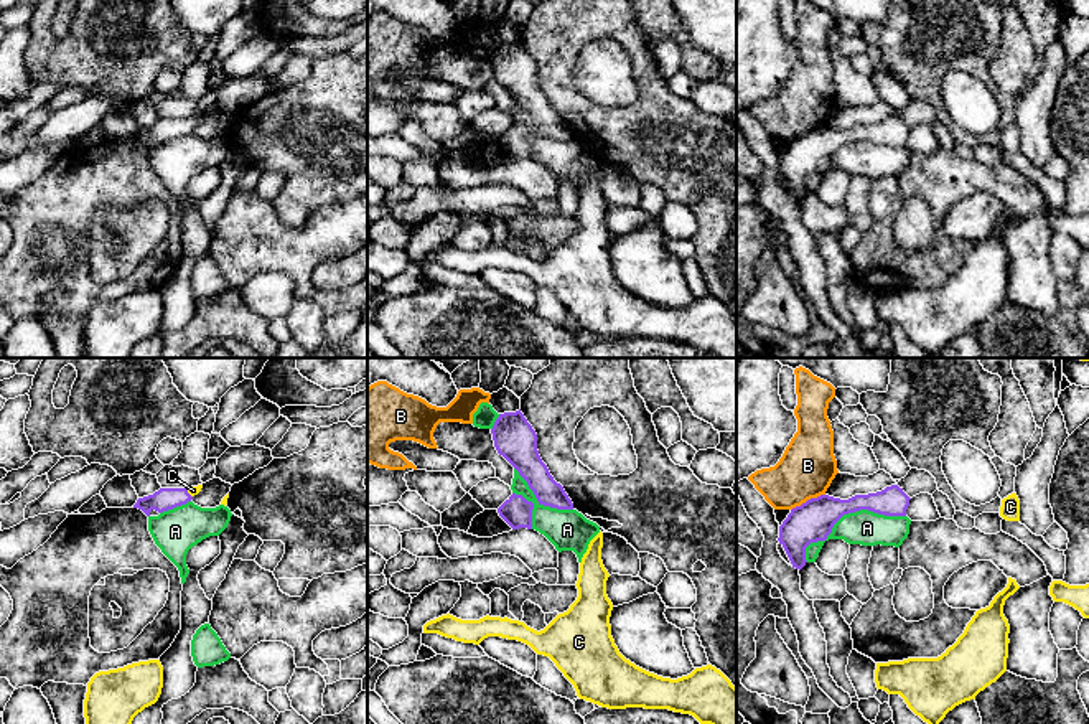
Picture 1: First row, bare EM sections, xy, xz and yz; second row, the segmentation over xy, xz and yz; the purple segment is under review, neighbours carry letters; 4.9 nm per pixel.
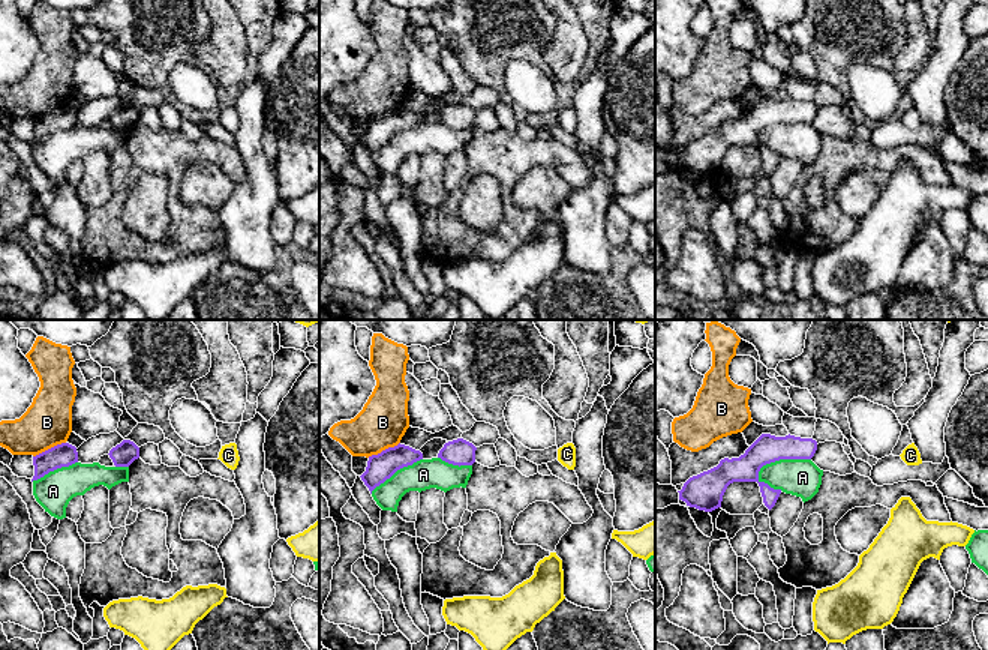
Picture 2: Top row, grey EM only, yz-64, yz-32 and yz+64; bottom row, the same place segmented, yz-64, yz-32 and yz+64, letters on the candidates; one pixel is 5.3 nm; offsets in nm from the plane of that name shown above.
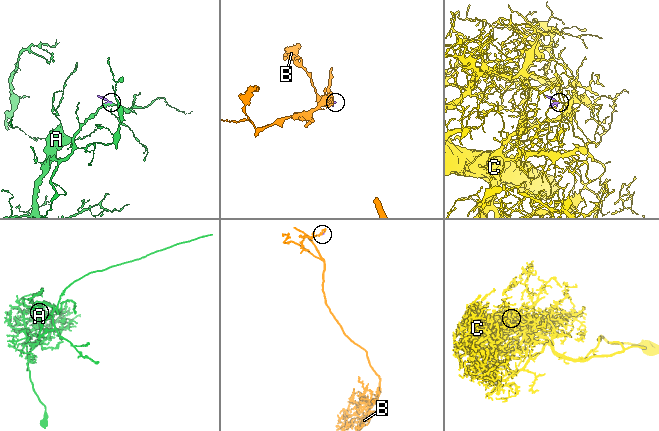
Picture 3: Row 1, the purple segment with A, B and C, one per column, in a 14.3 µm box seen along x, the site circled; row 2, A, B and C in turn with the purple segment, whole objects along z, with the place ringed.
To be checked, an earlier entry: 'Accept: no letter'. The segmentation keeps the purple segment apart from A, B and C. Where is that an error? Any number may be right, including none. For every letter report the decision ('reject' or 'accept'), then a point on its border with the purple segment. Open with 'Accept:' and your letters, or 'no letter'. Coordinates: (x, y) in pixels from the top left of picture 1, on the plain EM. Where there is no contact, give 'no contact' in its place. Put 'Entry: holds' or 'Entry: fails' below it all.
Accept: C
A: reject | yz (847, 144)
B: reject | yz (808, 131)
C: accept | xy (188, 124)
Entry: fails

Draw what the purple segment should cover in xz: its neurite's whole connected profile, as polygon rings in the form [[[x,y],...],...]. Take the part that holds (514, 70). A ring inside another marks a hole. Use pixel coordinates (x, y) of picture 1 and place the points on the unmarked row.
[[[499,45],[493,59],[494,78],[527,112],[539,135],[573,140],[573,134],[563,117],[554,110],[537,81],[537,64],[524,45]]]

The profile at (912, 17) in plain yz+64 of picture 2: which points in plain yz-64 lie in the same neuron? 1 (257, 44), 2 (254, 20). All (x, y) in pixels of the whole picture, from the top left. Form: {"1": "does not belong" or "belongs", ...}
{"1": "does not belong", "2": "does not belong"}

